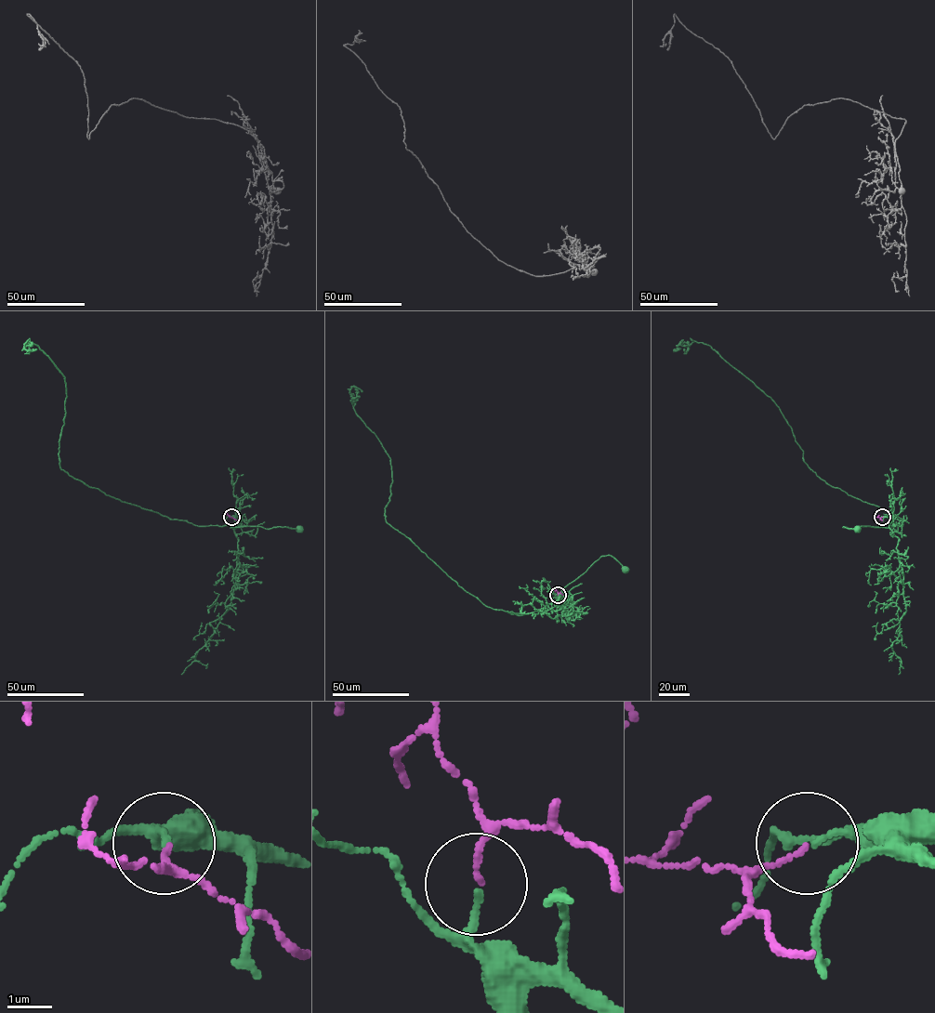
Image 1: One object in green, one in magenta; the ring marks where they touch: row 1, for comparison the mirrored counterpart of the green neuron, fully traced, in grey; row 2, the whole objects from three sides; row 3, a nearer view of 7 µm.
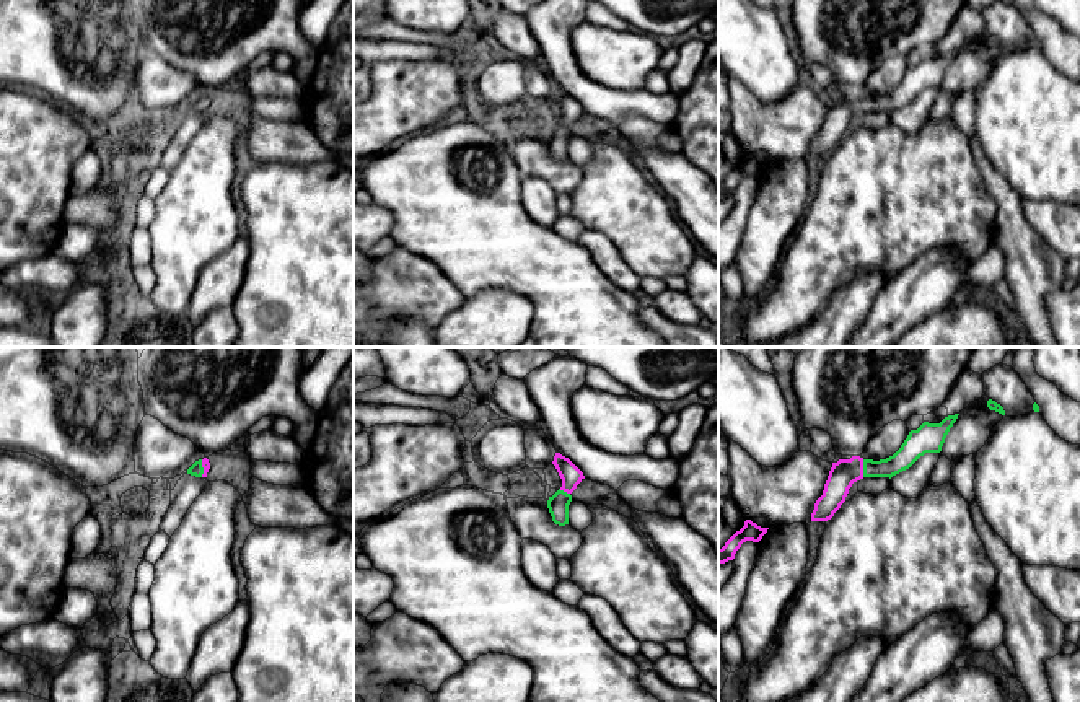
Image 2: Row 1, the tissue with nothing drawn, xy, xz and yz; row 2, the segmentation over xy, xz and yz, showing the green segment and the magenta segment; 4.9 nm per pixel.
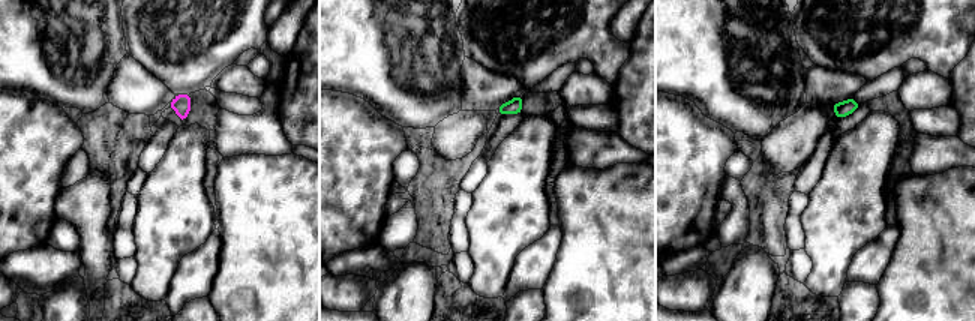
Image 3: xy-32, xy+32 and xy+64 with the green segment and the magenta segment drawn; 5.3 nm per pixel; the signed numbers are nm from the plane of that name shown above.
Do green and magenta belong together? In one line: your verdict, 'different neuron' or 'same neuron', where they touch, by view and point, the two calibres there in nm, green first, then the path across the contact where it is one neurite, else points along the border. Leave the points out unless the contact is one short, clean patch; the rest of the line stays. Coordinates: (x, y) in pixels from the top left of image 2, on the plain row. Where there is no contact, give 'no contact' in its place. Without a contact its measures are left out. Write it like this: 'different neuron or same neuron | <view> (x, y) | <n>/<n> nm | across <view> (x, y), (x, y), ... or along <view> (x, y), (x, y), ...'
same neuron | yz (864, 103) | 110/140 nm | across yz (911, 85), (888, 103), (864, 103), (844, 108)

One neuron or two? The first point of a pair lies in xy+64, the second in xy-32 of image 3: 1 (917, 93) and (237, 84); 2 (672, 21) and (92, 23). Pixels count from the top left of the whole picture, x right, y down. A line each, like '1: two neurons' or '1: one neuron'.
1: one neuron
2: one neuron

